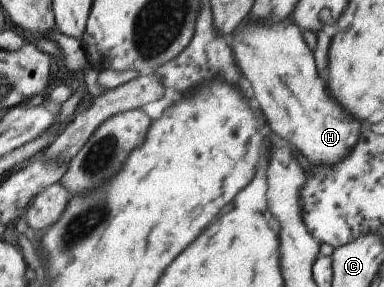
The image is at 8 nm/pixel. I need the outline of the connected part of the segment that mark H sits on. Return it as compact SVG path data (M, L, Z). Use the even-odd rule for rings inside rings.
M262 22L262 24L244 26L242 30L233 34L236 36L234 44L236 60L242 68L242 74L250 80L250 84L254 84L254 96L262 104L262 112L266 112L266 116L270 118L268 122L272 130L290 144L294 144L307 158L310 166L335 167L343 163L358 144L362 128L360 122L350 112L346 112L346 108L342 108L342 104L334 100L332 94L328 92L330 90L328 82L322 80L322 76L318 74L314 54L302 36L302 30L298 32L298 26L292 22L274 24L274 26L264 26Z

